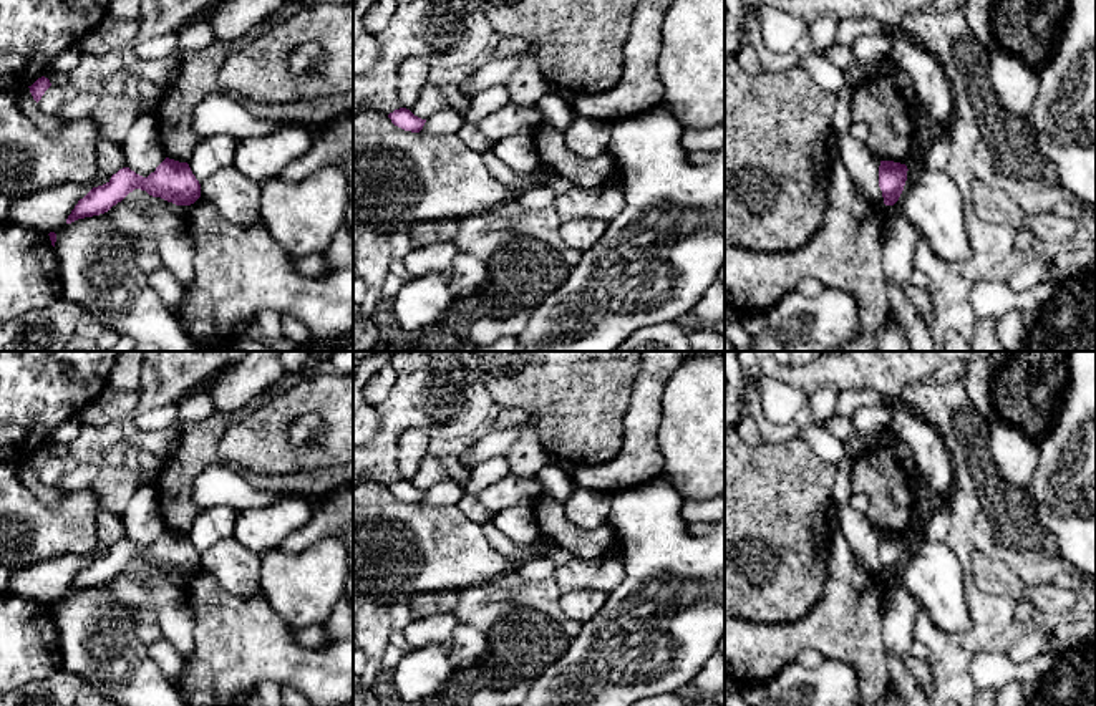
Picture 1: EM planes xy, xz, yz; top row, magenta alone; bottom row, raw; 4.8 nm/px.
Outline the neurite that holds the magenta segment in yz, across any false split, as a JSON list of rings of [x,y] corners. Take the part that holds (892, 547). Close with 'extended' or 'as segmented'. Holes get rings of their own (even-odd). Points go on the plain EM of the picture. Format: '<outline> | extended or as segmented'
[[[880,532],[879,559],[882,562],[884,575],[894,577],[907,552],[907,537],[894,532]]] | as segmented

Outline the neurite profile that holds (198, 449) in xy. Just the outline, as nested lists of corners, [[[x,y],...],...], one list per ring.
[[[244,409],[214,411],[202,421],[182,426],[179,447],[164,462],[154,487],[166,529],[179,534],[191,532],[201,514],[192,500],[192,484],[204,469],[221,462],[219,441],[226,429],[242,418],[245,418]]]

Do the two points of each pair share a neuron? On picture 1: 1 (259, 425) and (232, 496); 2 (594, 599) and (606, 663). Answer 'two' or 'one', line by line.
1: two
2: two

